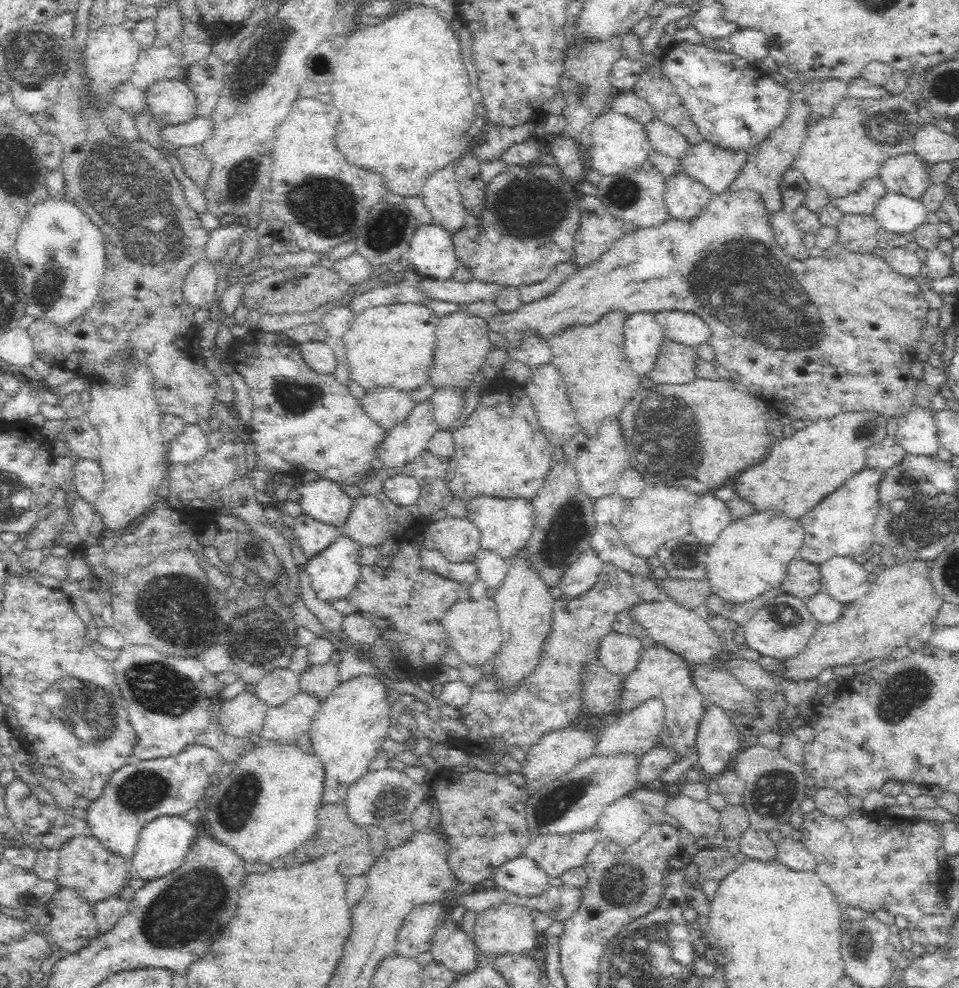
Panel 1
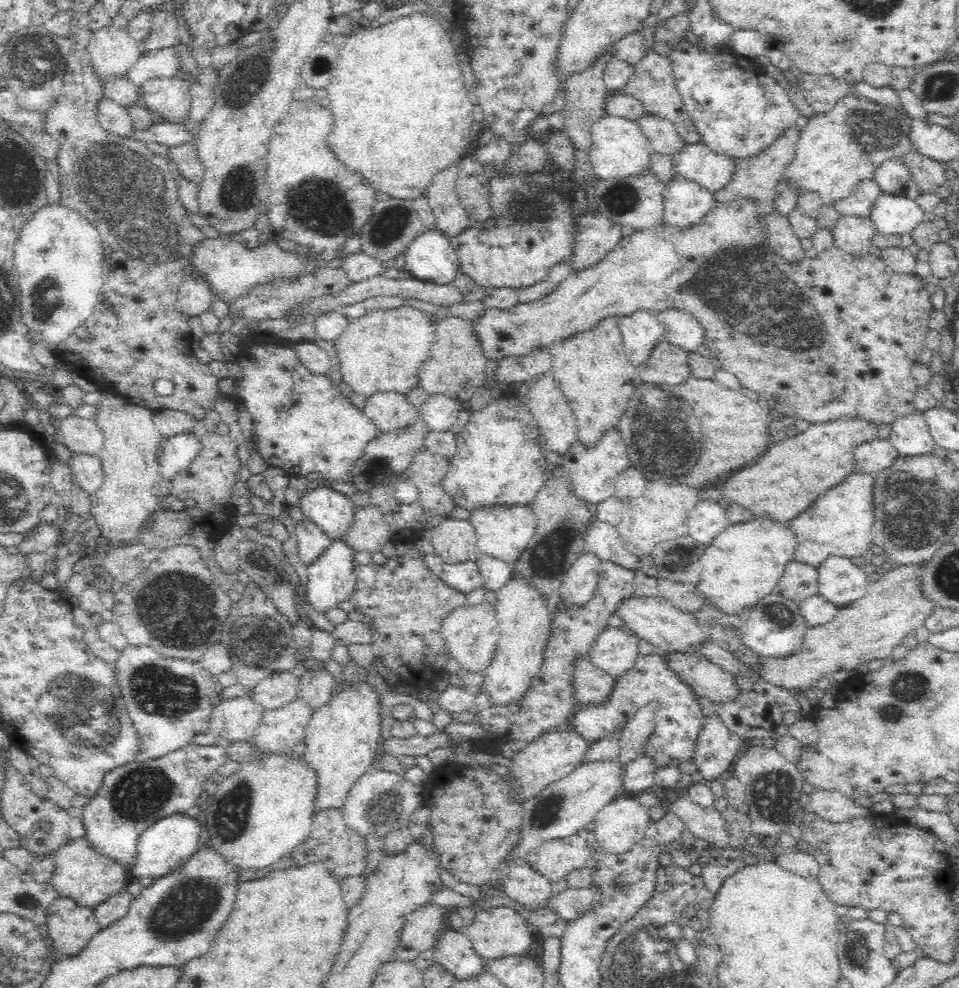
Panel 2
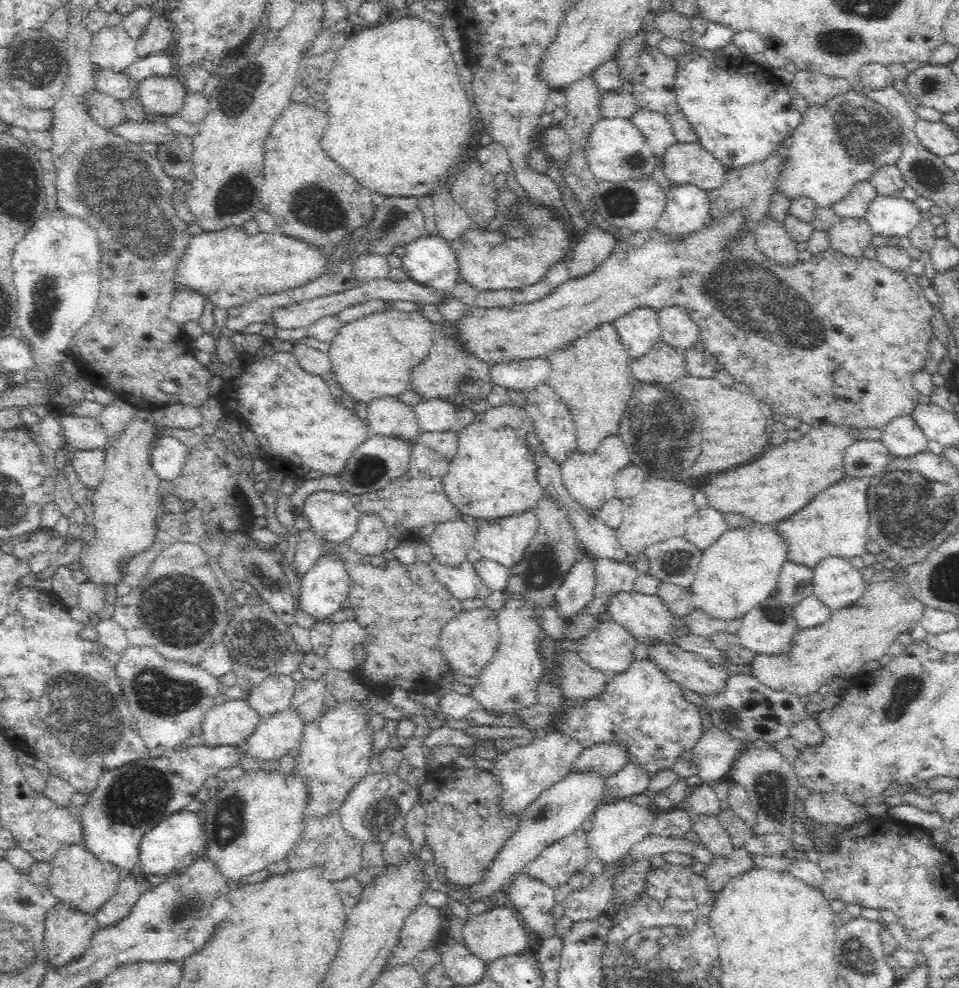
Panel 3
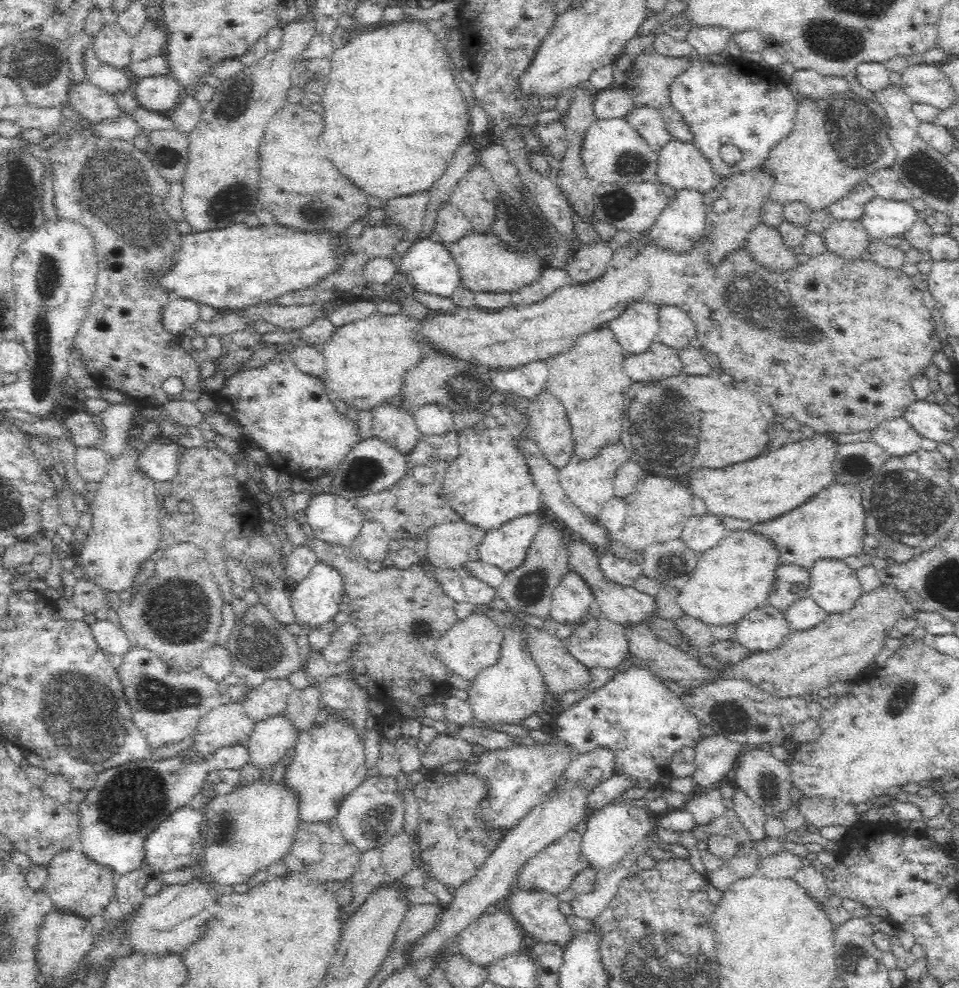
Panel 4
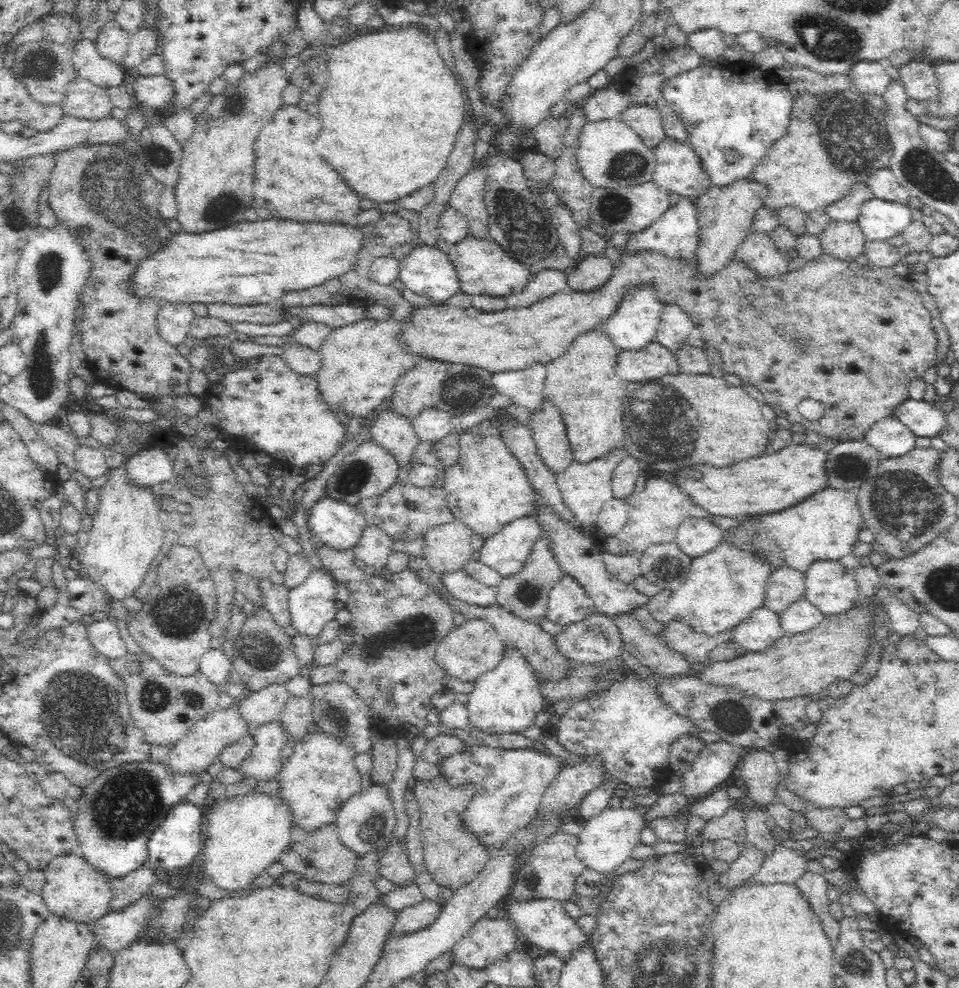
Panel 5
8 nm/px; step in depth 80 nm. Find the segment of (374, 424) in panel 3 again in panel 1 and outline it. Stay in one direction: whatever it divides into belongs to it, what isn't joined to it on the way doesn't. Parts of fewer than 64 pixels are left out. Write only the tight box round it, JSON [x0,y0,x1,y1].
[361,387,417,430]

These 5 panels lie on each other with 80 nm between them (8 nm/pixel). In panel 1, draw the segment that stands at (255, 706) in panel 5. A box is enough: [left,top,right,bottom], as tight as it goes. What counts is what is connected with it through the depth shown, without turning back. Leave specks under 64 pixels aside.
[253,667,302,707]

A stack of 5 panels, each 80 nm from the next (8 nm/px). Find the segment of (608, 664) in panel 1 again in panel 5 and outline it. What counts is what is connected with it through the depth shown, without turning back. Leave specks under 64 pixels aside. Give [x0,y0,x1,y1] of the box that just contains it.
[554,613,622,664]

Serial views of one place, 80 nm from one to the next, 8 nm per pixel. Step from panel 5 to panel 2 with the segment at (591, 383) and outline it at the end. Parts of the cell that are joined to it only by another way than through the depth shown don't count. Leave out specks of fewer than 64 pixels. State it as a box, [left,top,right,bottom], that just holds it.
[547,315,639,445]

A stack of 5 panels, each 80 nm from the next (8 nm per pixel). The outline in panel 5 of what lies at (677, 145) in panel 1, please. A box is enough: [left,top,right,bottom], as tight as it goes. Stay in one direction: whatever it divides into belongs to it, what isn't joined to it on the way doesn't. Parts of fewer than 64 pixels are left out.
[617,105,667,150]

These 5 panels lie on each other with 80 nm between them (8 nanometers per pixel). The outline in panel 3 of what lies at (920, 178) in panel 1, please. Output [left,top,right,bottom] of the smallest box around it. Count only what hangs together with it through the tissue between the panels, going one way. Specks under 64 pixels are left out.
[869,163,916,201]

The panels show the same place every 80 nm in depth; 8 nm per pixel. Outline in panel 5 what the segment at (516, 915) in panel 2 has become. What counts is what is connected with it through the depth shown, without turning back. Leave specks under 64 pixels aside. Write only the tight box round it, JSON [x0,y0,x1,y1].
[452,912,516,969]

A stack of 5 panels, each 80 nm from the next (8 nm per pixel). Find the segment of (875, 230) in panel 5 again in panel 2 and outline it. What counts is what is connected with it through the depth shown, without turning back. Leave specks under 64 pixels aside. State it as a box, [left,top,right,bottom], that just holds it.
[870,193,925,234]

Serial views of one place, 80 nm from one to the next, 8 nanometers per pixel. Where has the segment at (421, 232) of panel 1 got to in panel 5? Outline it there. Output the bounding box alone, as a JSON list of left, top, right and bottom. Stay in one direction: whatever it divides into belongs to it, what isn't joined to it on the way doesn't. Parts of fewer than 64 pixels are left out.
[399,242,461,304]

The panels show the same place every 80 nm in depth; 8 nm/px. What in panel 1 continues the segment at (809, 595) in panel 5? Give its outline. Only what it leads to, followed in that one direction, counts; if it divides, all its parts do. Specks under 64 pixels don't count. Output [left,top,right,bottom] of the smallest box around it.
[819,557,870,604]

